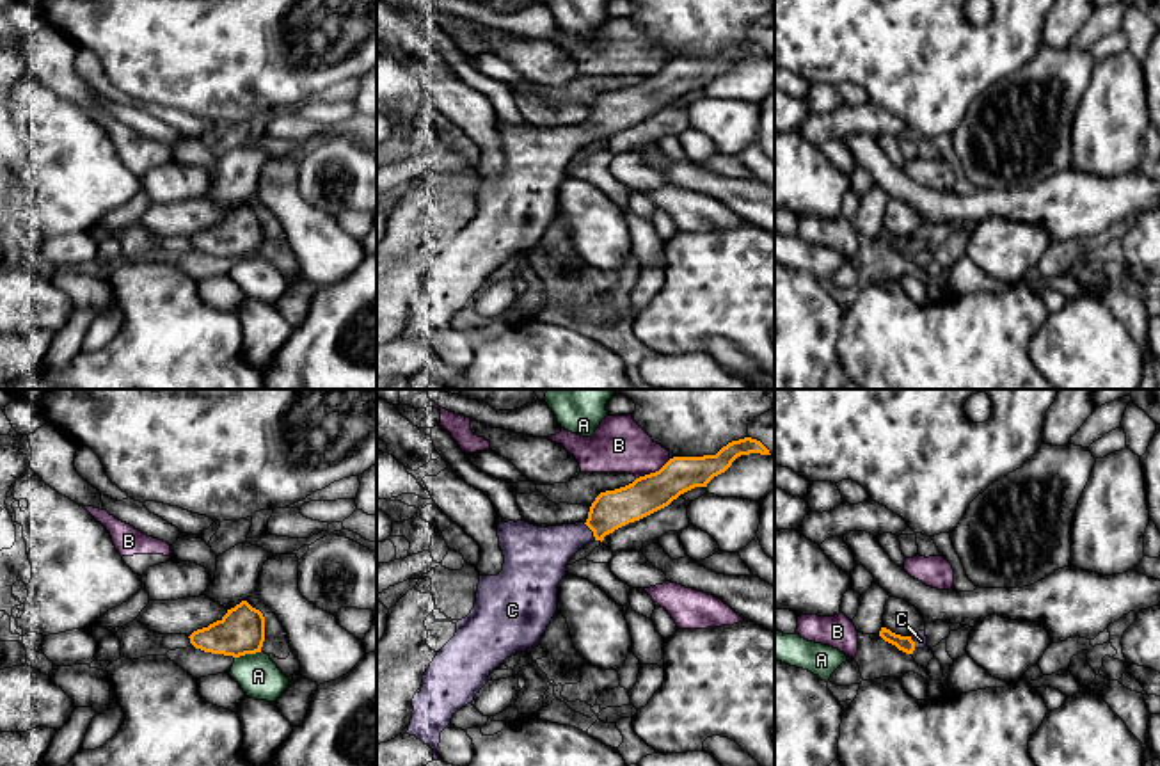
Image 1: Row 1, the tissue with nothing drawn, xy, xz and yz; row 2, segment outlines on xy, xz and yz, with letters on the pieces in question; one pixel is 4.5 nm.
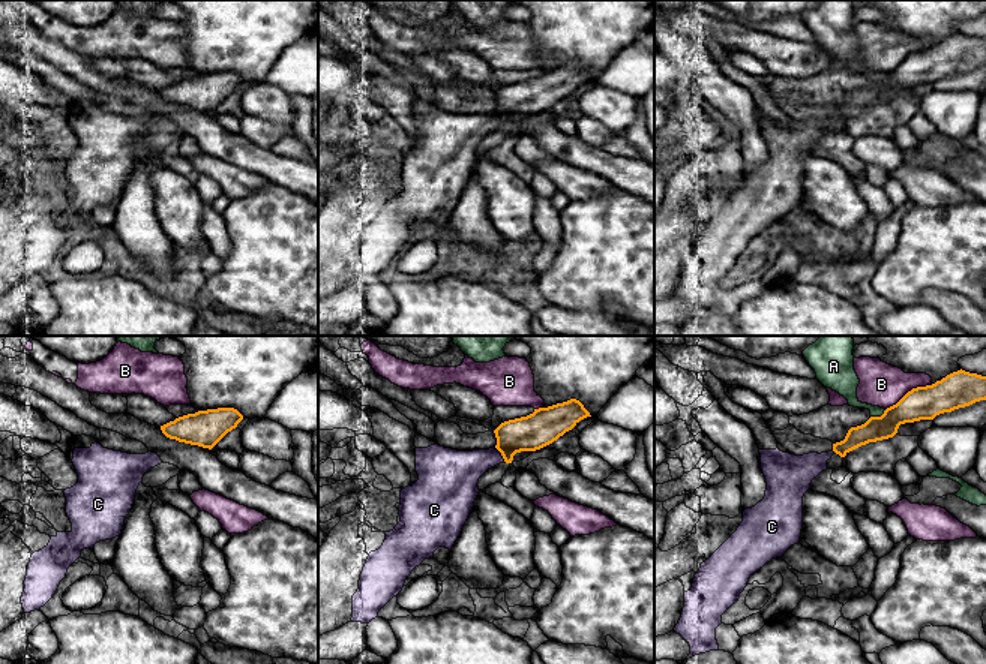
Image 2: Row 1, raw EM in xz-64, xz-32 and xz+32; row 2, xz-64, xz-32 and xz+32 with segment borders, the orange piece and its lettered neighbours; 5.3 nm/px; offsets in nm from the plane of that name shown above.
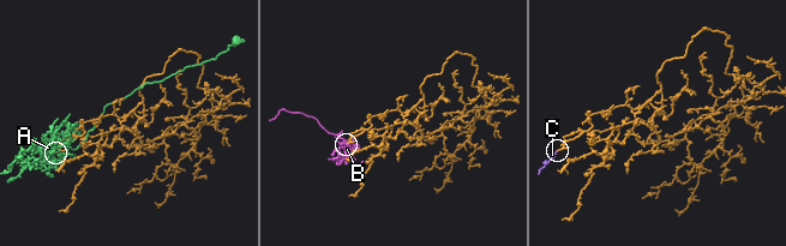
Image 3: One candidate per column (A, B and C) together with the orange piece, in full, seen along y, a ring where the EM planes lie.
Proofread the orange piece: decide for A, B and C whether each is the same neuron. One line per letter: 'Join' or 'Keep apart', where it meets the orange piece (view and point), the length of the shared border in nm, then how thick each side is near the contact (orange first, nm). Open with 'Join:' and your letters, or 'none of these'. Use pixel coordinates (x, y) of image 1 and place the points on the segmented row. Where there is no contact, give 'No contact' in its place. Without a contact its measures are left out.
Join: C
A: Keep apart. Touches orange at xy (247, 653). Shared border 120 nm. Thickness 200 nm (orange) against 190 nm
B: Keep apart. Touches orange at xz (652, 473). Shared border 180 nm. Thickness 180 nm (orange) against 260 nm
C: Join. Touches orange at xz (592, 530). Shared border 100 nm. Thickness 180 nm (orange) against 240 nm

